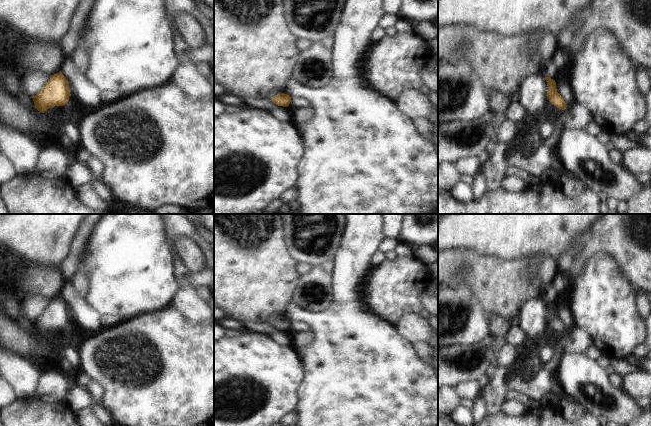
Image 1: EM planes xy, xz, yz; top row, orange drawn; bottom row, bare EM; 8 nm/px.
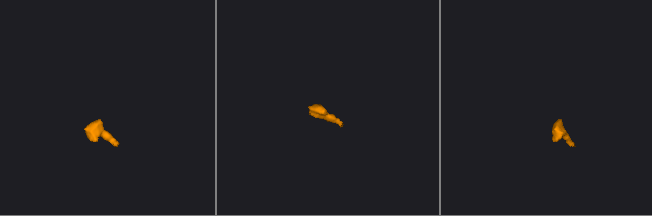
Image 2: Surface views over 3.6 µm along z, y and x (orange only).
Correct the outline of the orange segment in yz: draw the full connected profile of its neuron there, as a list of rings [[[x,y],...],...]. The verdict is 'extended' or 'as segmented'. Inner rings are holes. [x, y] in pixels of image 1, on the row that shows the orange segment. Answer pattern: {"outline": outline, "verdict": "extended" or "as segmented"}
{"outline": [[[545,77],[547,82],[547,100],[549,100],[556,108],[565,110],[567,105],[561,95],[557,92],[556,82],[550,77]]], "verdict": "as segmented"}

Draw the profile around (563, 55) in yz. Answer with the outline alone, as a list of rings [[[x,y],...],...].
[[[572,42],[568,43],[565,47],[558,46],[543,72],[544,77],[550,77],[551,79],[556,80],[562,68],[567,64],[572,63],[573,56],[574,45]]]

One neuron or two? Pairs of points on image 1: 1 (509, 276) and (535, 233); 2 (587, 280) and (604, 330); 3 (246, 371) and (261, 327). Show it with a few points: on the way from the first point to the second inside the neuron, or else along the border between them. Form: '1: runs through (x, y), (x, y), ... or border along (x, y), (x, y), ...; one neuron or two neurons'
1: border along (498, 254), (507, 258), (530, 255); two neurons
2: runs through (599, 292), (604, 298), (604, 318); one neuron
3: border along (242, 328), (248, 331), (264, 333), (280, 343); two neurons

